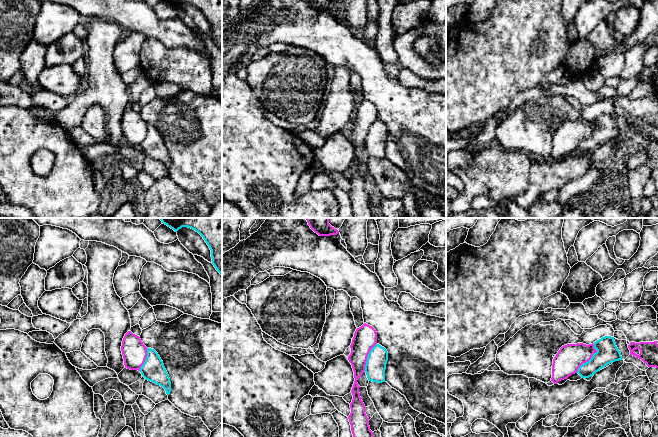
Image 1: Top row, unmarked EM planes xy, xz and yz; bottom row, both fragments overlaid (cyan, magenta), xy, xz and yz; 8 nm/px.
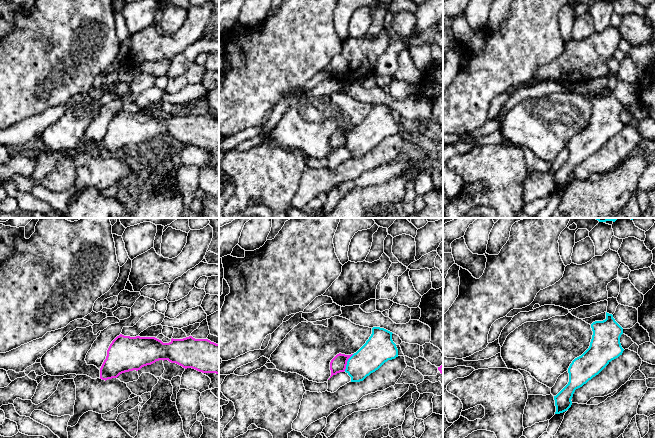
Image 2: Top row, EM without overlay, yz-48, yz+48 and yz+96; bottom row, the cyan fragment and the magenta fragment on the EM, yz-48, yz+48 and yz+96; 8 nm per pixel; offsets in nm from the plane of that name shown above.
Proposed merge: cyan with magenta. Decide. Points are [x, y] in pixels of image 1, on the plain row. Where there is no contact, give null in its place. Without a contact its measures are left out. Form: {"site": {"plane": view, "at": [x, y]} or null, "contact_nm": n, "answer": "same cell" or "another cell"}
{"site": {"plane": "yz", "at": [590, 135]}, "contact_nm": 280, "answer": "another cell"}

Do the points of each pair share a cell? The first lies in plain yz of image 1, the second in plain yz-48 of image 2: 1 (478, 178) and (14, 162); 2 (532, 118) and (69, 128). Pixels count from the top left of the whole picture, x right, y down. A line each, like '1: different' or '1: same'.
1: different
2: same

